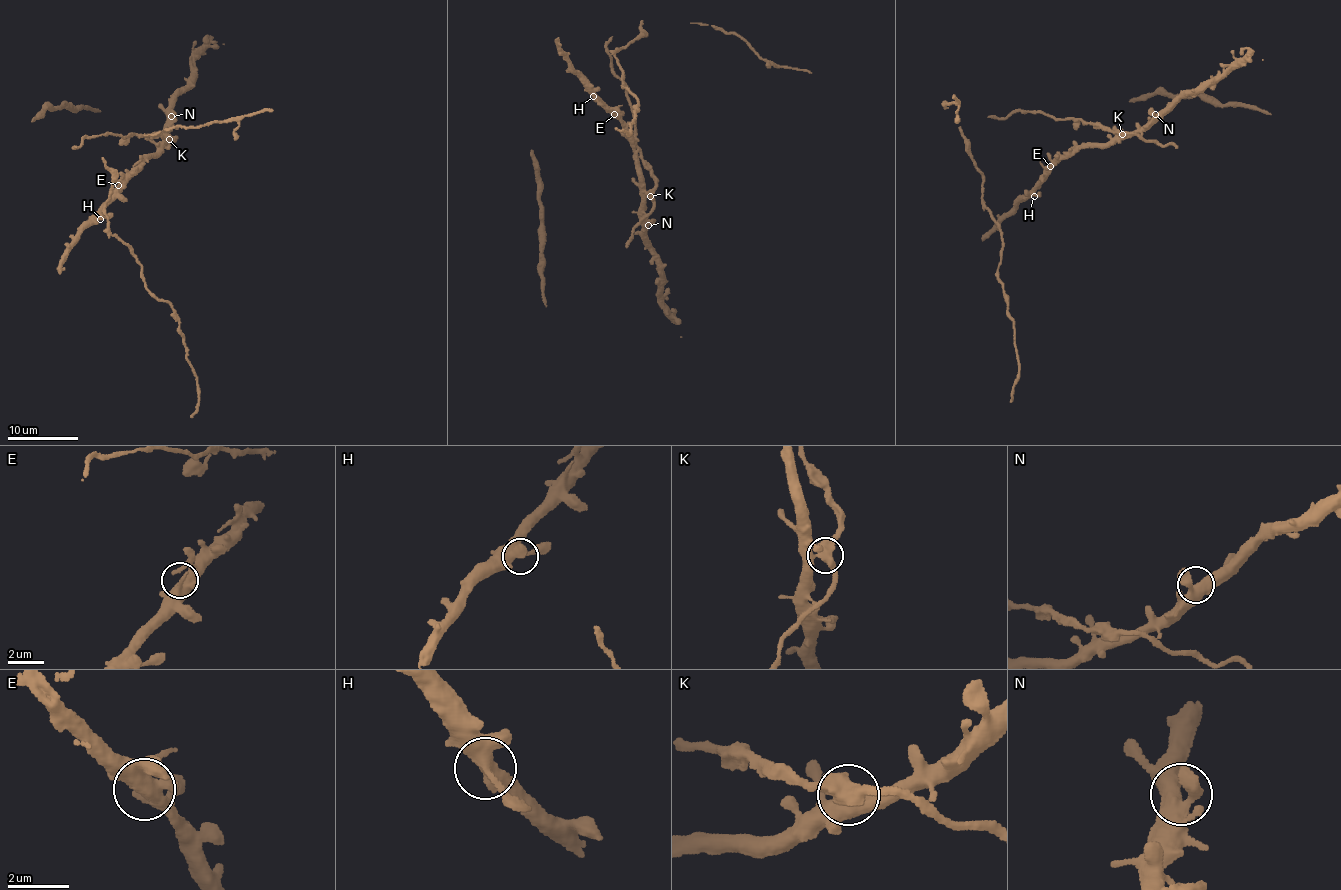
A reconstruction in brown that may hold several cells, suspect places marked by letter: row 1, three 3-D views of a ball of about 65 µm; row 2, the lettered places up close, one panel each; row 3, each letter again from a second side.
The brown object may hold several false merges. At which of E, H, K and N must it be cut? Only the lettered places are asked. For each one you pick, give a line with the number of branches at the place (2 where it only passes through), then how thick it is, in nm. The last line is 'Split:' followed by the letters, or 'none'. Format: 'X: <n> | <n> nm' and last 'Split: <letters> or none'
K: 3 | 480 nm
Split: K

